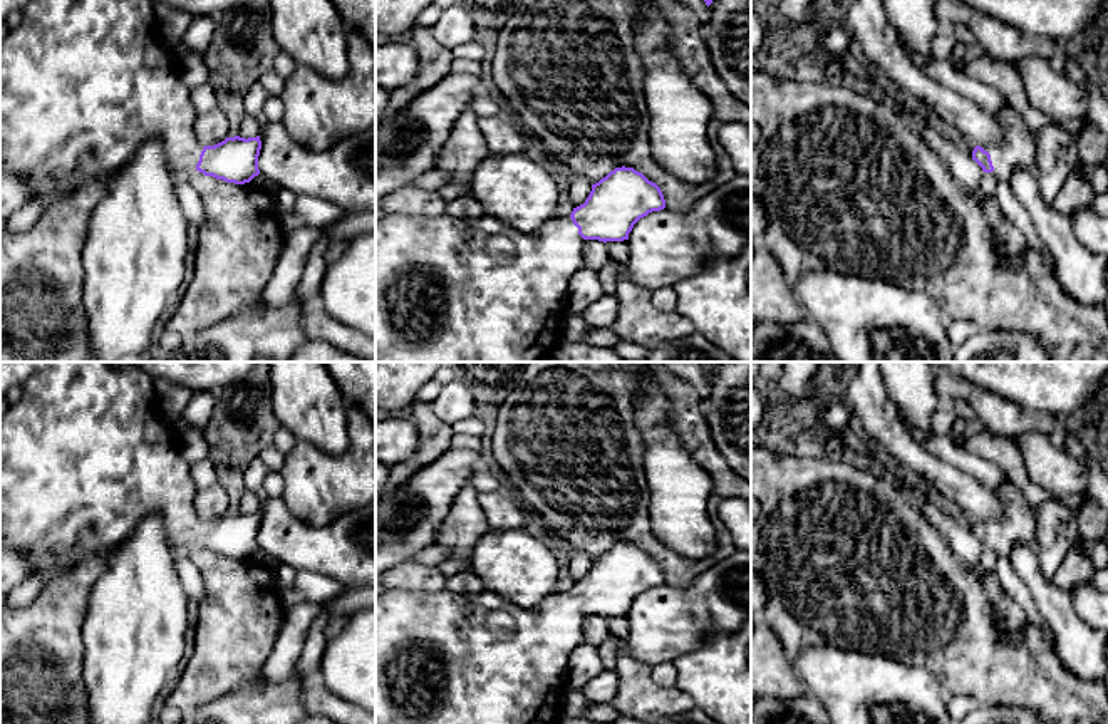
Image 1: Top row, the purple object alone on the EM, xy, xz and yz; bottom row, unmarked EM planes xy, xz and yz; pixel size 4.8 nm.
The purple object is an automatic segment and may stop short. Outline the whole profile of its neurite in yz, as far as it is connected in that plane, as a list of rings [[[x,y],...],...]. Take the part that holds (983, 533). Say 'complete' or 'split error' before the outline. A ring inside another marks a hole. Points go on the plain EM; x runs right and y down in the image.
split error; [[[1009,478],[994,493],[1002,508],[1001,516],[984,523],[976,521],[972,535],[996,555],[1009,556],[1019,543],[1038,546],[1036,508],[1026,501]]]

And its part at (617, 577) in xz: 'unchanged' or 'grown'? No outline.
grown

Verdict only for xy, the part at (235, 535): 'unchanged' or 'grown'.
grown

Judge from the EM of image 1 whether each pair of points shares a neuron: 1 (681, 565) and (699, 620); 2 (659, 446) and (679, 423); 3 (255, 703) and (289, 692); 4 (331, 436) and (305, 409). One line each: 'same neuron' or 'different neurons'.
1: different neurons
2: different neurons
3: same neuron
4: same neuron

